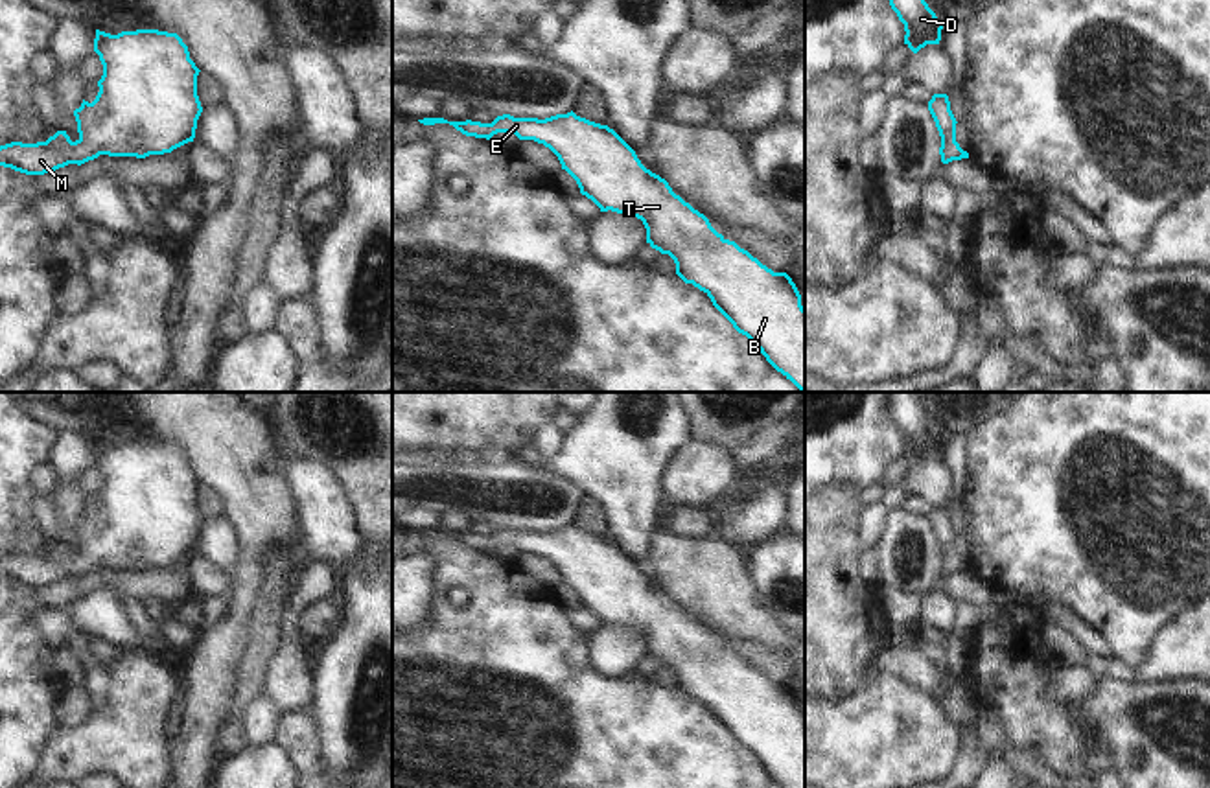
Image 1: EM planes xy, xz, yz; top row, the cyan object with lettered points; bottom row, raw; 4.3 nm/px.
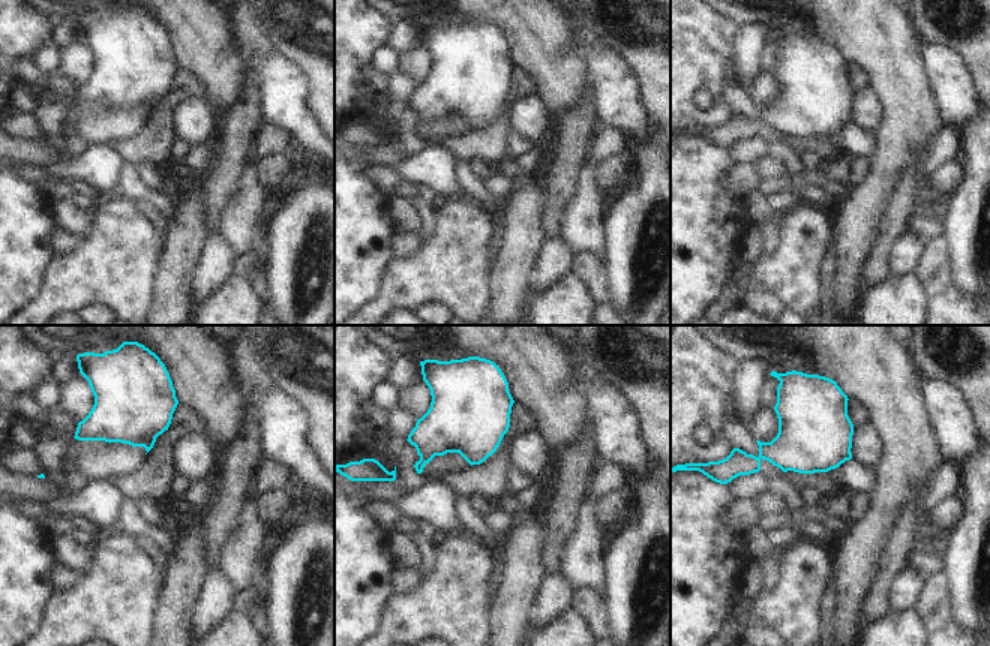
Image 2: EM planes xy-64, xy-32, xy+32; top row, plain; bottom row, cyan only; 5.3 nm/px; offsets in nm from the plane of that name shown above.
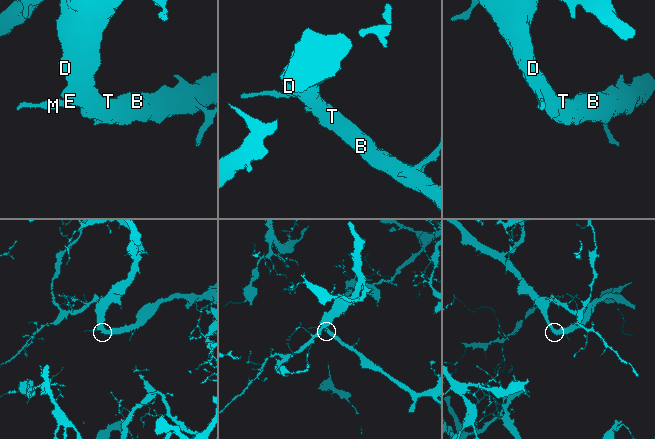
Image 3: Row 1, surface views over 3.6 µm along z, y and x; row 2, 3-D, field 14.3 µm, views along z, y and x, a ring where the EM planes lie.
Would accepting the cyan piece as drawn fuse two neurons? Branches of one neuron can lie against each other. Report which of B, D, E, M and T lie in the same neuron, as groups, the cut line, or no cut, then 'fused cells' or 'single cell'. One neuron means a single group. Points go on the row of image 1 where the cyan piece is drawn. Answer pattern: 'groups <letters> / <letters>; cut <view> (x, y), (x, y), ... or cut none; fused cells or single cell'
groups B D E M T; cut none; single cell

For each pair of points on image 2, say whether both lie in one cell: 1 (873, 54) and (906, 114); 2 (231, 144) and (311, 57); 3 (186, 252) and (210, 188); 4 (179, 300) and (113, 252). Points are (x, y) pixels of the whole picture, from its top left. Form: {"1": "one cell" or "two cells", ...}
{"1": "one cell", "2": "two cells", "3": "two cells", "4": "two cells"}

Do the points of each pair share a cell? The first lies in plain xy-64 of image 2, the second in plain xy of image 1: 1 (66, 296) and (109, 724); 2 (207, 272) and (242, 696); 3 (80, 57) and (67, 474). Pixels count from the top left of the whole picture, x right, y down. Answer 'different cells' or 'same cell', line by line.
1: same cell
2: different cells
3: different cells

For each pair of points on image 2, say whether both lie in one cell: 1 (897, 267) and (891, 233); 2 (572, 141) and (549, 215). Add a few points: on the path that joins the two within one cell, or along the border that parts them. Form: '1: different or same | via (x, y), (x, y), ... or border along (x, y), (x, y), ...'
1: different | border along (905, 233), (890, 248), (888, 275)
2: same | via (567, 159), (558, 188), (549, 197)

